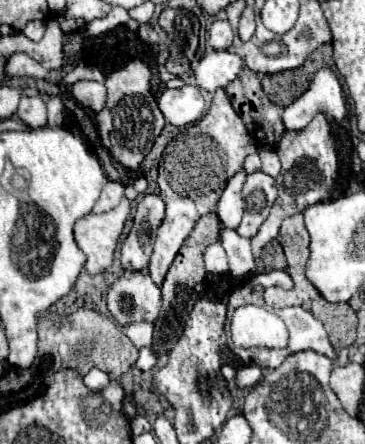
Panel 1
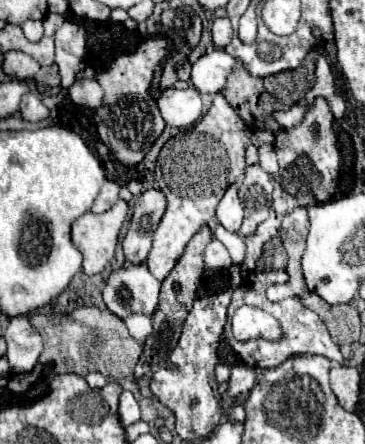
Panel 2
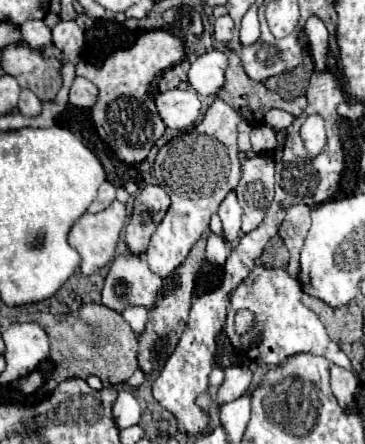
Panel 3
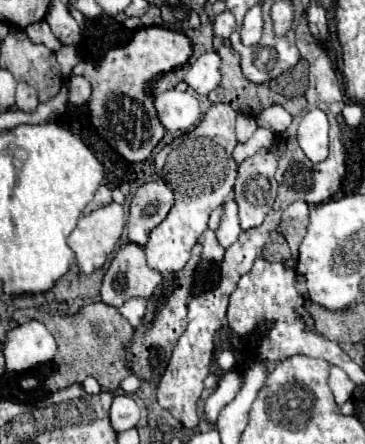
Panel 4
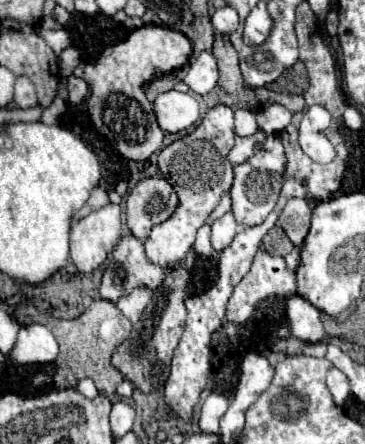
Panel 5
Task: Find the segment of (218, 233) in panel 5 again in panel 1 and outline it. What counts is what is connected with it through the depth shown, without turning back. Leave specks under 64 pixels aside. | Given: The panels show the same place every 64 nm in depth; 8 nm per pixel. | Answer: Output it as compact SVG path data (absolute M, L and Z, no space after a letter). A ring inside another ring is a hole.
M240 170L230 182L228 186L224 188L224 194L218 202L218 220L226 226L226 228L232 228L236 230L240 226L240 220L242 220L242 212L244 212L244 198L240 194L242 190L242 184L246 180L246 172Z

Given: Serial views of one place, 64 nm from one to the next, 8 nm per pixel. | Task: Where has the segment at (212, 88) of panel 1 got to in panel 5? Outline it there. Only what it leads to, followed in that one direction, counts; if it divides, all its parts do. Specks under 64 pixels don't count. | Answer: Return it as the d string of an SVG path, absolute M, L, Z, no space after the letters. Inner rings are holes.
M202 52L188 68L184 82L190 86L190 90L194 90L196 94L208 94L216 82L218 82L218 68L216 68L216 60L212 54Z

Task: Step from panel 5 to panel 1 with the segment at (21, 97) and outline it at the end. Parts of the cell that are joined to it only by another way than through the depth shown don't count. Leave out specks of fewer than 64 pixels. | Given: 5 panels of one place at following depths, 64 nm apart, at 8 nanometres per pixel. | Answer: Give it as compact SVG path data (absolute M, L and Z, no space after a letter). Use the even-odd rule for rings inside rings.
M22 96L18 106L18 116L24 124L32 128L42 128L46 126L46 104L40 98Z

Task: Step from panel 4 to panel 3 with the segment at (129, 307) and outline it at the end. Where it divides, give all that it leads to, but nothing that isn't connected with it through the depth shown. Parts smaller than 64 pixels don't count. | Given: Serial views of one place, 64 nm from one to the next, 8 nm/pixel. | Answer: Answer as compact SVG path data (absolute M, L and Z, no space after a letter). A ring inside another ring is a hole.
M132 306L132 308L126 308L126 310L122 312L122 316L124 316L124 320L130 324L130 328L132 328L136 334L140 334L140 332L144 330L144 326L146 326L148 310L146 310L146 308L140 308L140 306Z

